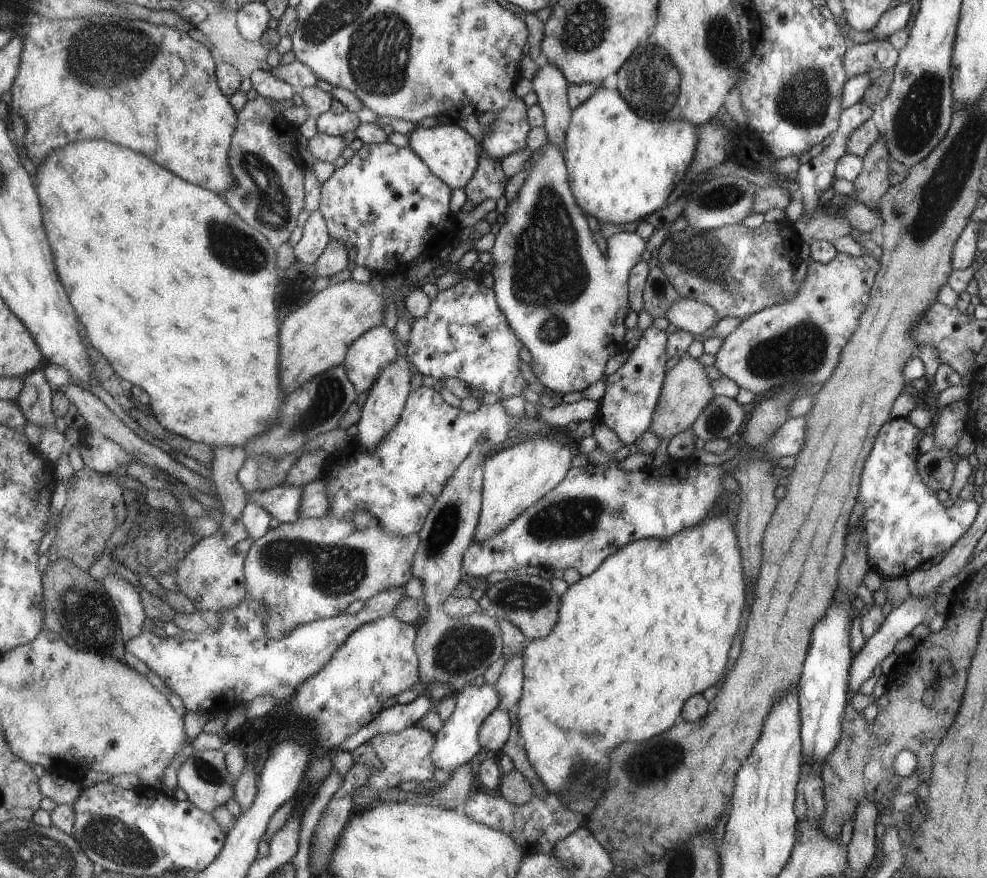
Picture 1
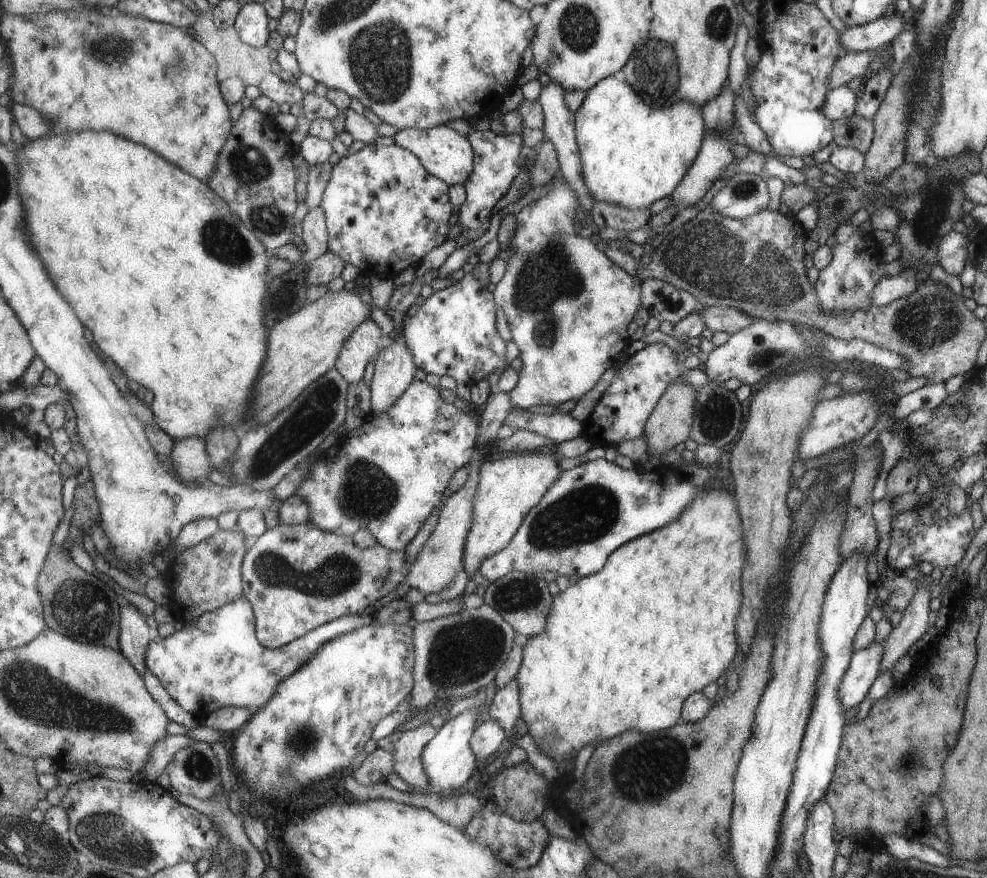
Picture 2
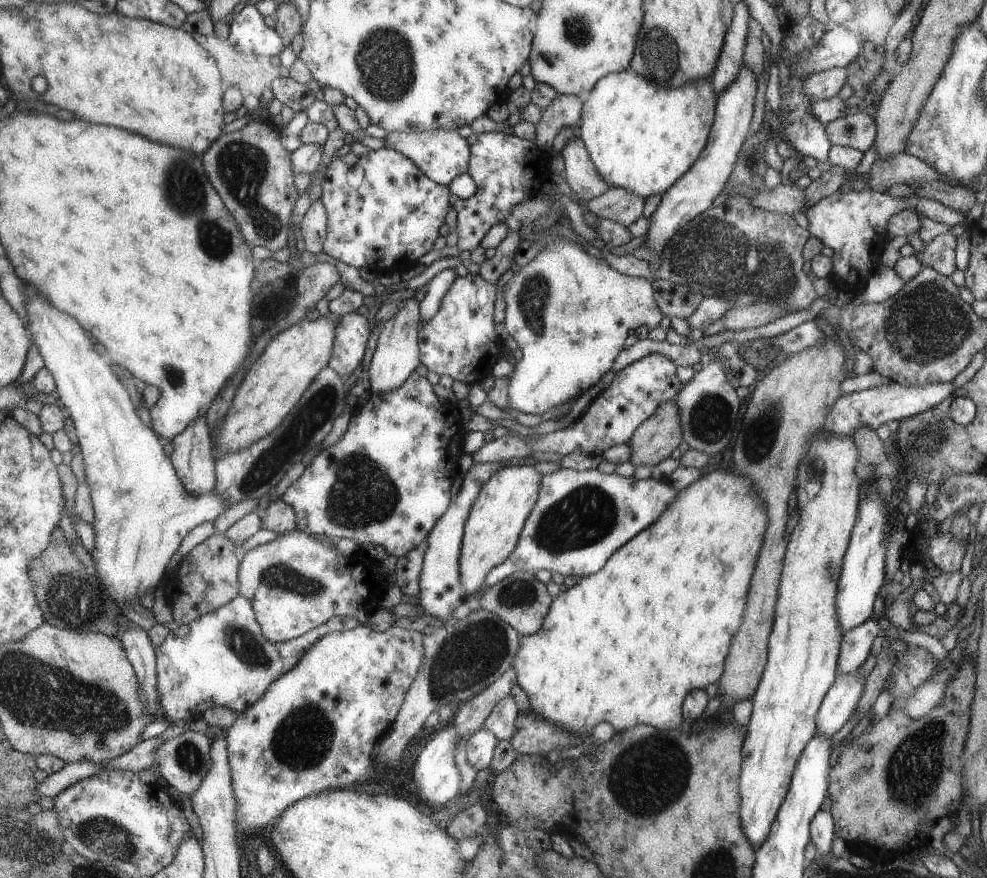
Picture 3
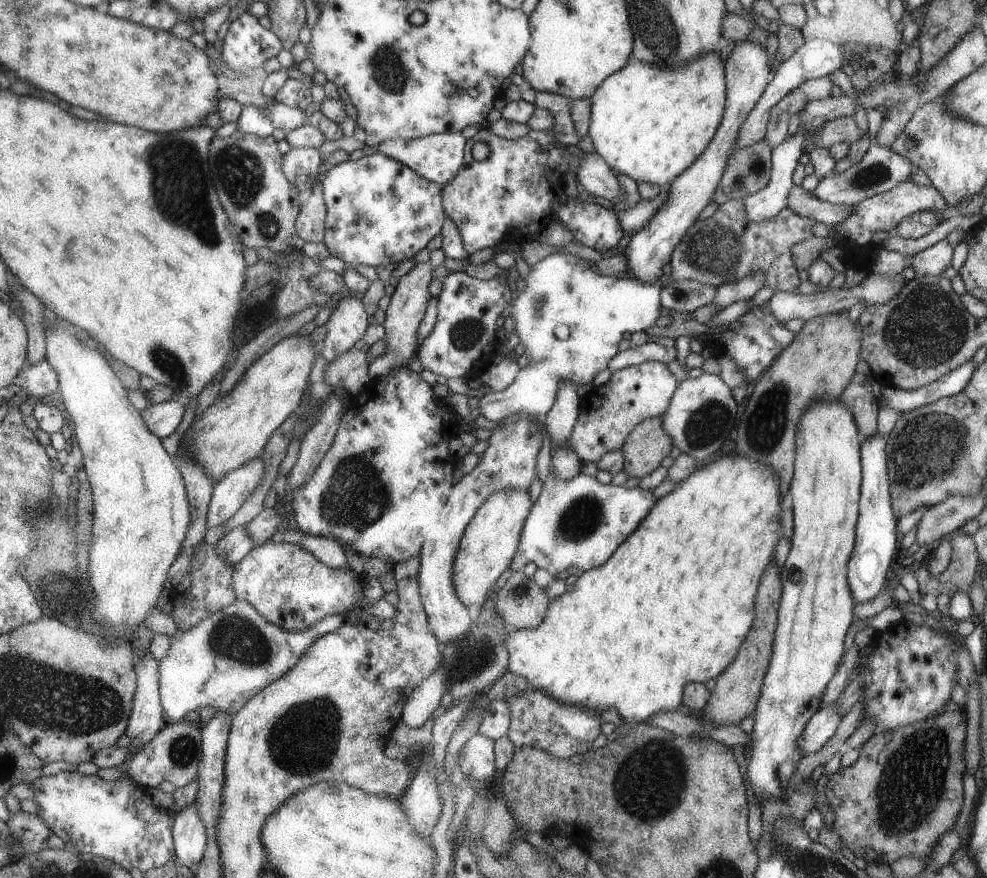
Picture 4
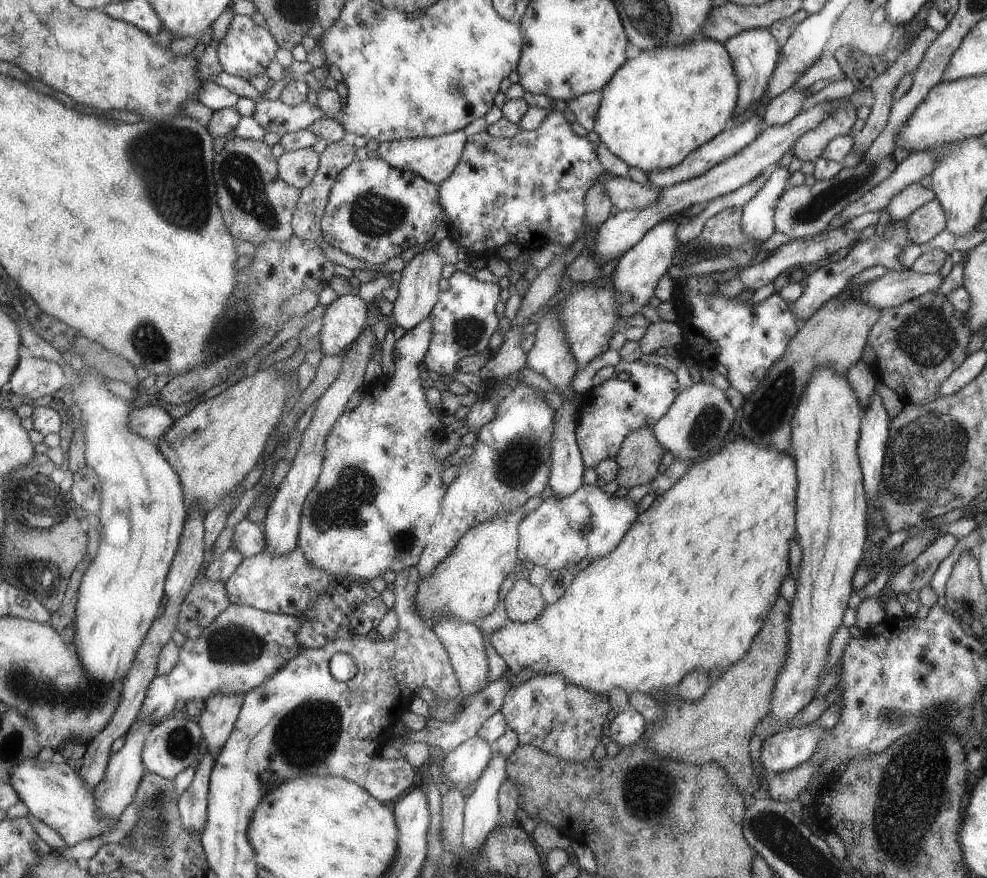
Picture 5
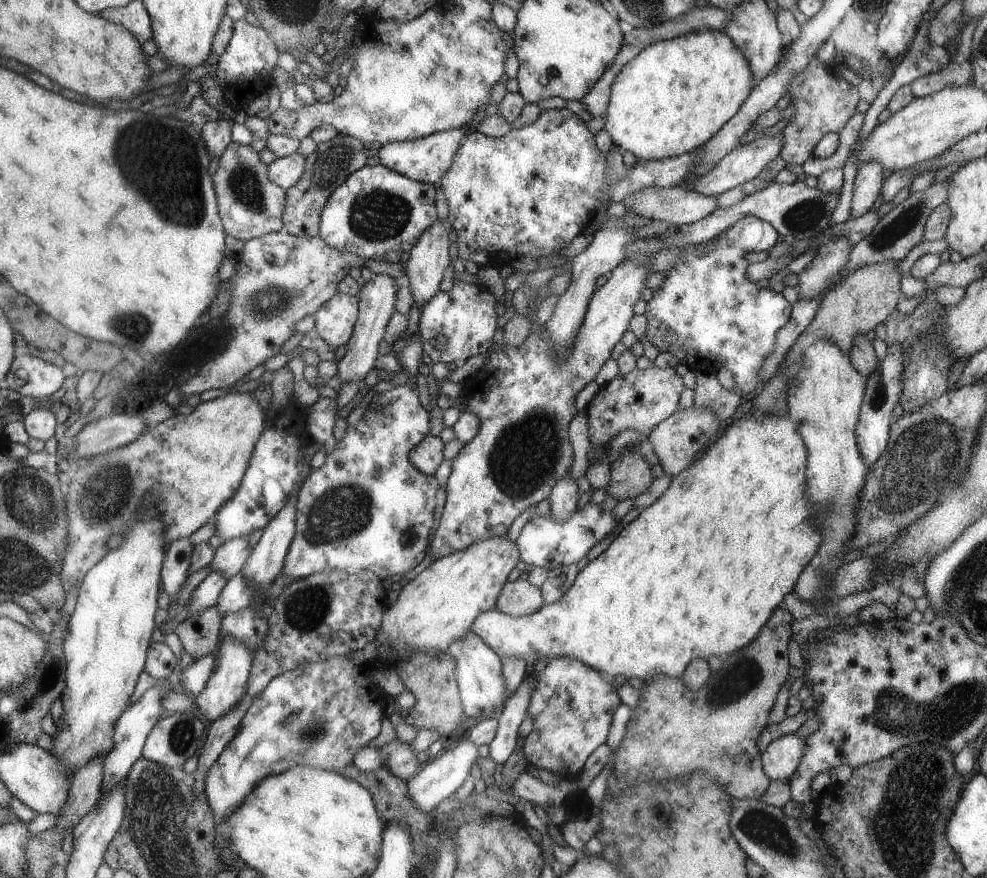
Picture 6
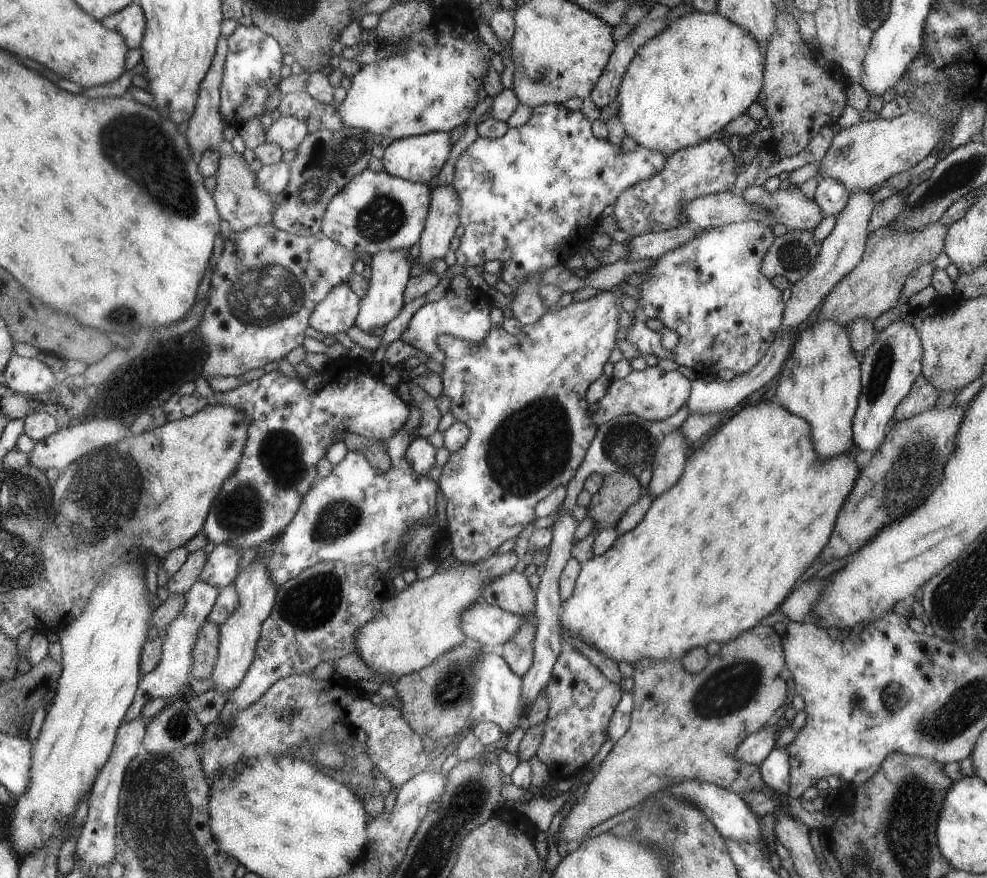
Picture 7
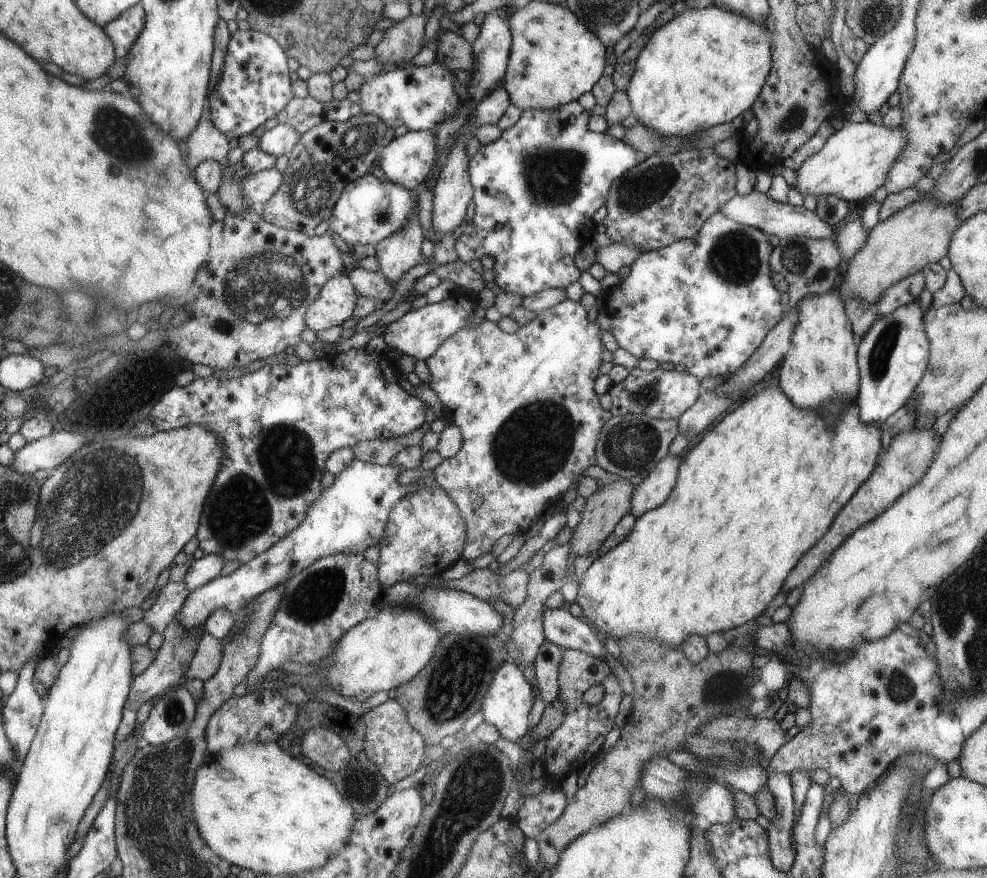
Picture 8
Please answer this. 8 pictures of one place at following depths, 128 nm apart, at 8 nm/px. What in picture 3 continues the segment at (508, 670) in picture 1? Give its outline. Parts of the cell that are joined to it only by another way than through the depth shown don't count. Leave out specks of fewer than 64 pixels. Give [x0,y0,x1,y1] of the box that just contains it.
[483,695,518,741]

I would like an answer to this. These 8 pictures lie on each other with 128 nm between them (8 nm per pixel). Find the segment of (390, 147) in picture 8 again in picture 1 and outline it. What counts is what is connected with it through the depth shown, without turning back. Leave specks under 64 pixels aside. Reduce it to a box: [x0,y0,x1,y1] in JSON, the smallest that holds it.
[406,125,481,188]

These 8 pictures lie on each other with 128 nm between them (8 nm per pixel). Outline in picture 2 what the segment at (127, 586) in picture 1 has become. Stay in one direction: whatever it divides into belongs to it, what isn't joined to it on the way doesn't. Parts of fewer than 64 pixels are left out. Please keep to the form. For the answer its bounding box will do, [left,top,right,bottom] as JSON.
[120,600,154,676]

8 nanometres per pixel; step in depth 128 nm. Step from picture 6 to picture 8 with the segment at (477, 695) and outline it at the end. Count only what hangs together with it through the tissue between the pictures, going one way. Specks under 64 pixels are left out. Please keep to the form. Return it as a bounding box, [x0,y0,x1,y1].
[480,660,534,743]

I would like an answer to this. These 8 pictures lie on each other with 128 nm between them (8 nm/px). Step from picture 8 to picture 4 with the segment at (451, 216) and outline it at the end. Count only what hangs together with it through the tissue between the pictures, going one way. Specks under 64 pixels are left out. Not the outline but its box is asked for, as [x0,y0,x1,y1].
[367,261,431,380]

